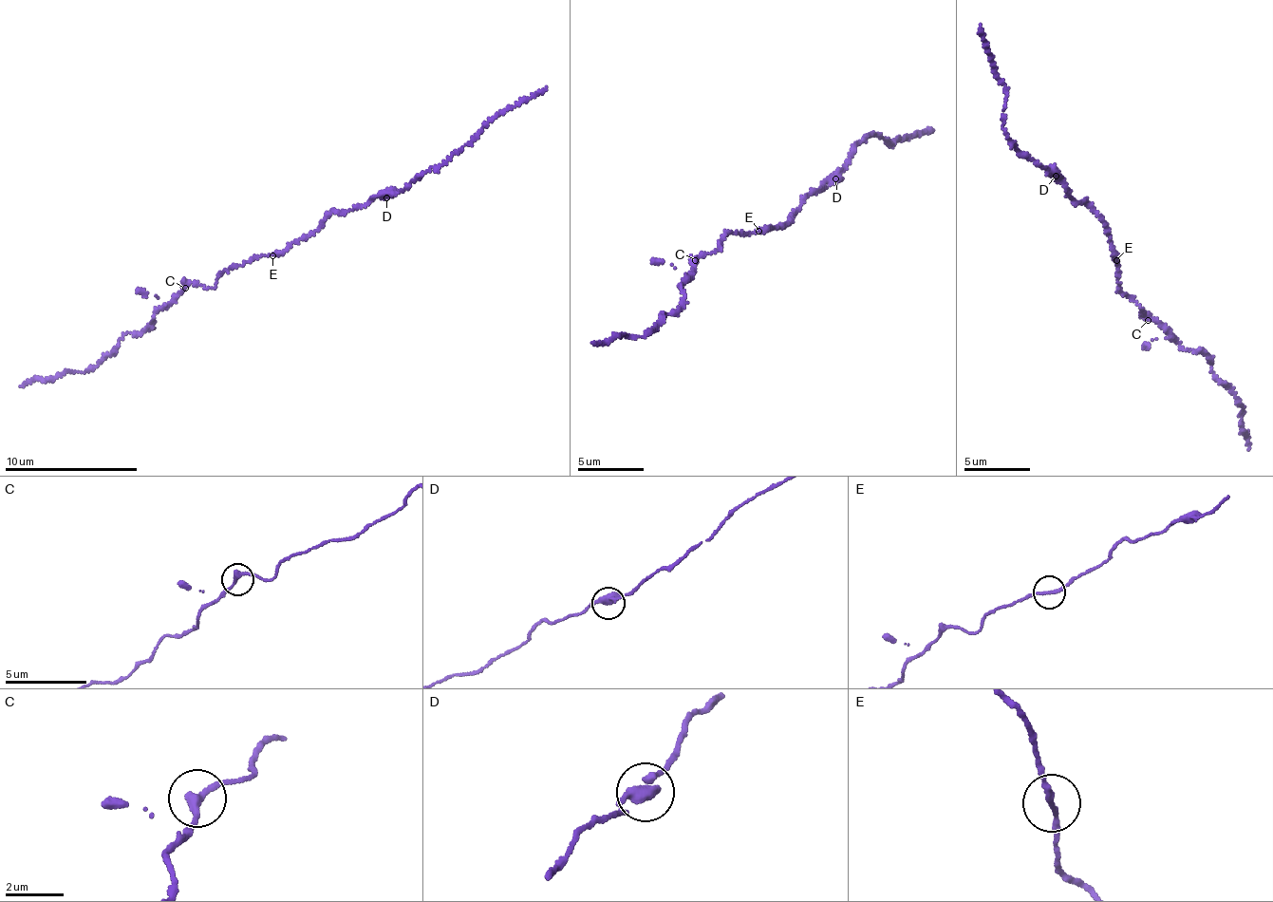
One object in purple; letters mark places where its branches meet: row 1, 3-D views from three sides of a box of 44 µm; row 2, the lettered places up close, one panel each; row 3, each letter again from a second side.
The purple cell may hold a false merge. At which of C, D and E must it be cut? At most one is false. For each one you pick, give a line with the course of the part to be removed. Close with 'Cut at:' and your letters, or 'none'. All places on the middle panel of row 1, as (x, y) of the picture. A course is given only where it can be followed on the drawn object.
Cut at: none

